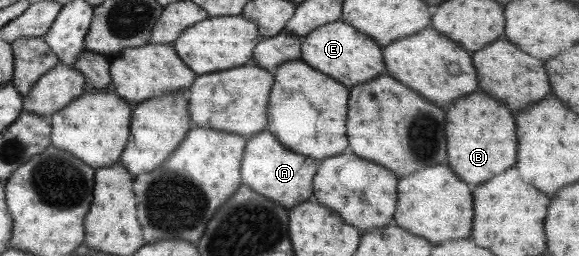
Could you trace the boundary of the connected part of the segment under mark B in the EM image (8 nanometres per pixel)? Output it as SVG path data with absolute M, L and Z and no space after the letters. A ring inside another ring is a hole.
M469 93L459 97L445 109L445 145L447 165L467 185L477 185L489 177L503 173L515 163L515 121L507 107L483 93Z

